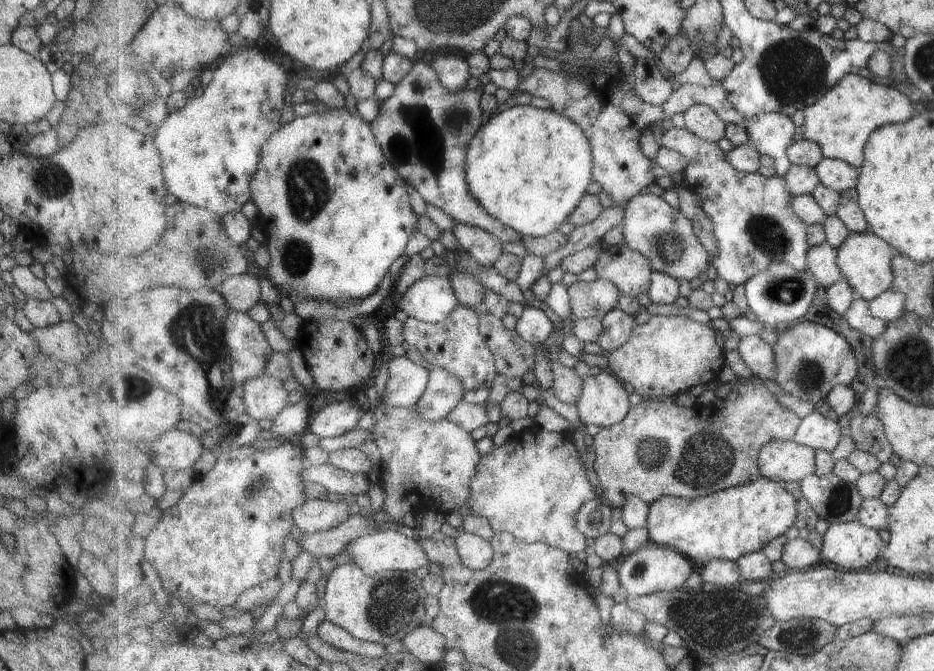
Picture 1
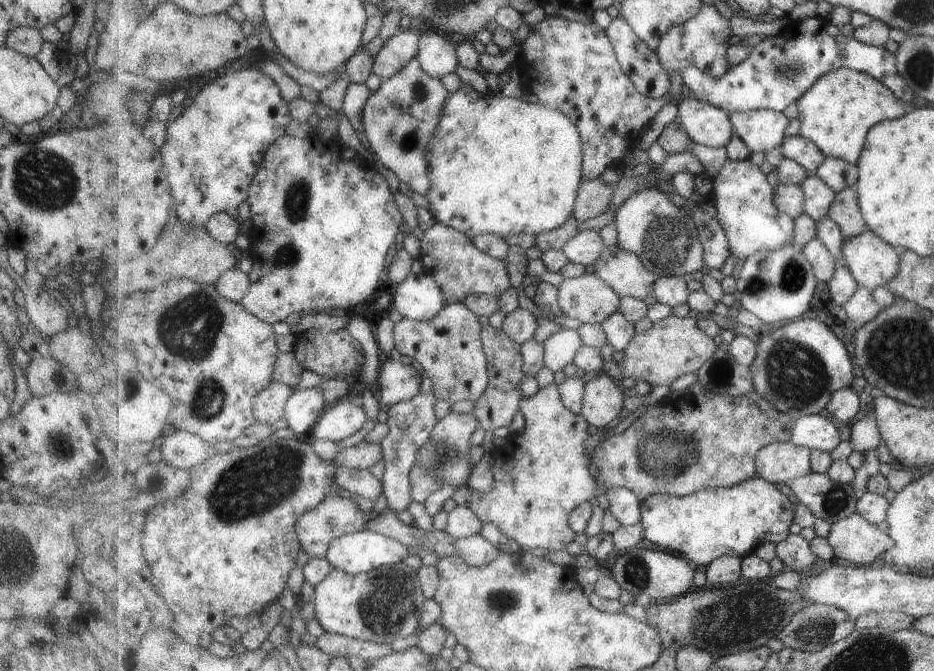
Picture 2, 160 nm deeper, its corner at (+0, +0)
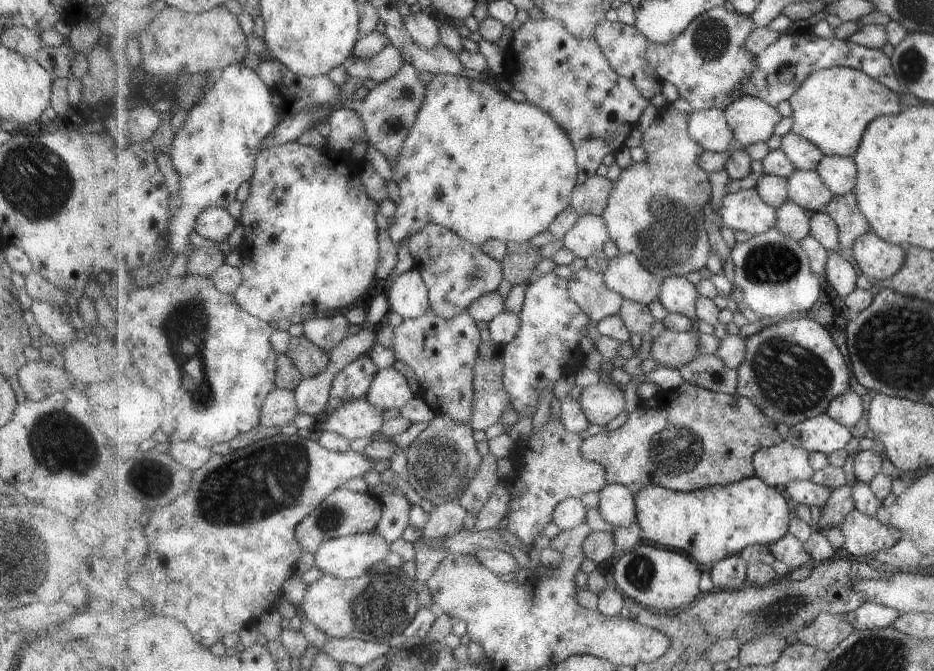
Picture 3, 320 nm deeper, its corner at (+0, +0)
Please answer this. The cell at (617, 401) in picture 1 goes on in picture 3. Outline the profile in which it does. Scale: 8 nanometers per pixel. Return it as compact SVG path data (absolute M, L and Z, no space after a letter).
M609 379L584 388L580 404L591 425L607 426L621 412L627 410L627 400L622 385Z

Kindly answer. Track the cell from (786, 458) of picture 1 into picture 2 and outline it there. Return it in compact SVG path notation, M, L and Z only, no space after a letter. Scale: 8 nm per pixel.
M791 442L771 444L756 456L758 475L777 486L790 485L813 472L813 454L809 448Z

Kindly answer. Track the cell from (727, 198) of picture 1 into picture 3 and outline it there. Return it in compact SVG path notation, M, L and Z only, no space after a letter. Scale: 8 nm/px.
M755 188L727 194L727 196L723 198L721 206L723 206L723 208L719 210L718 214L721 216L723 224L733 232L745 231L750 234L751 237L759 236L759 234L765 234L765 232L773 230L773 228L776 227L777 220L779 220L777 209L766 204L761 194L759 194Z

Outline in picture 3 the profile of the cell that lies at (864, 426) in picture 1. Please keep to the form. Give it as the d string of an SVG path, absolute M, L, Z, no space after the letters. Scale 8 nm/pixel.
M855 479L855 482L852 484L833 489L831 498L829 498L827 504L821 508L819 524L816 530L821 532L821 530L827 528L827 526L835 526L841 529L847 514L856 510L853 492L855 492L855 486L857 486L857 484L859 484L859 480Z

